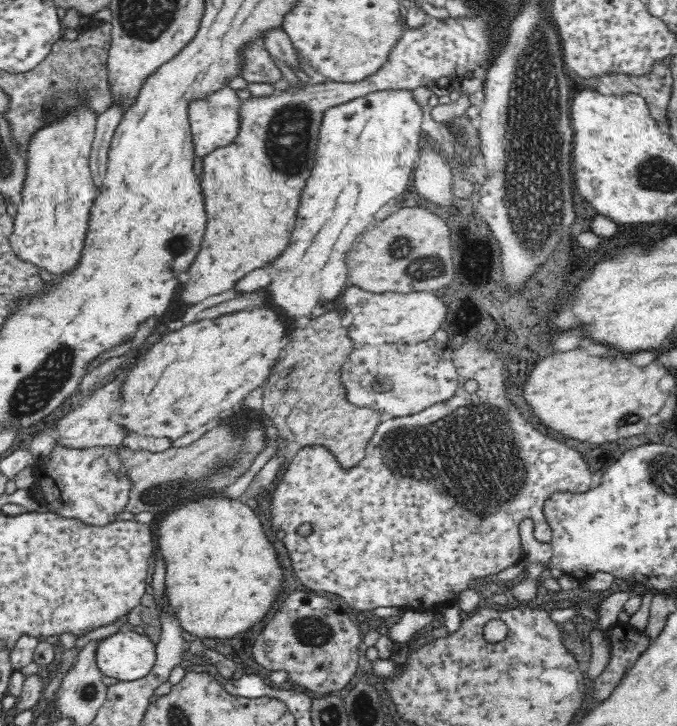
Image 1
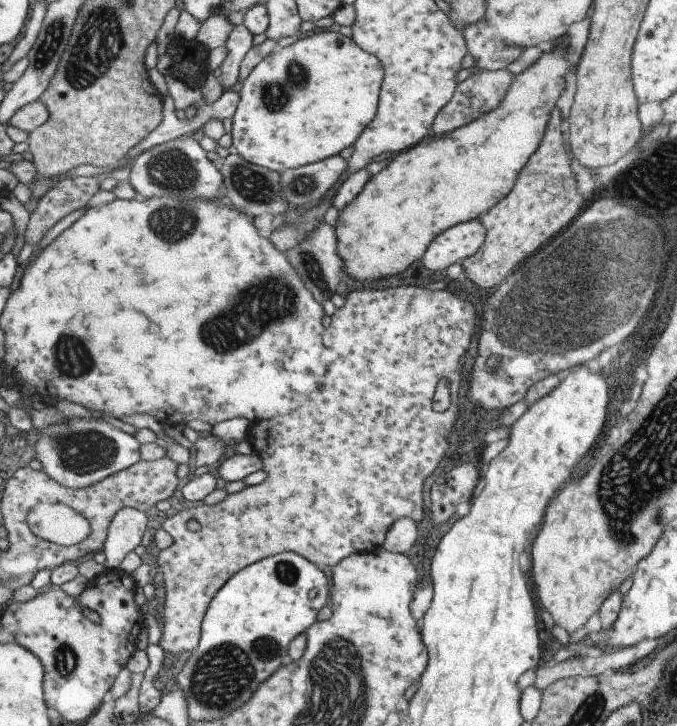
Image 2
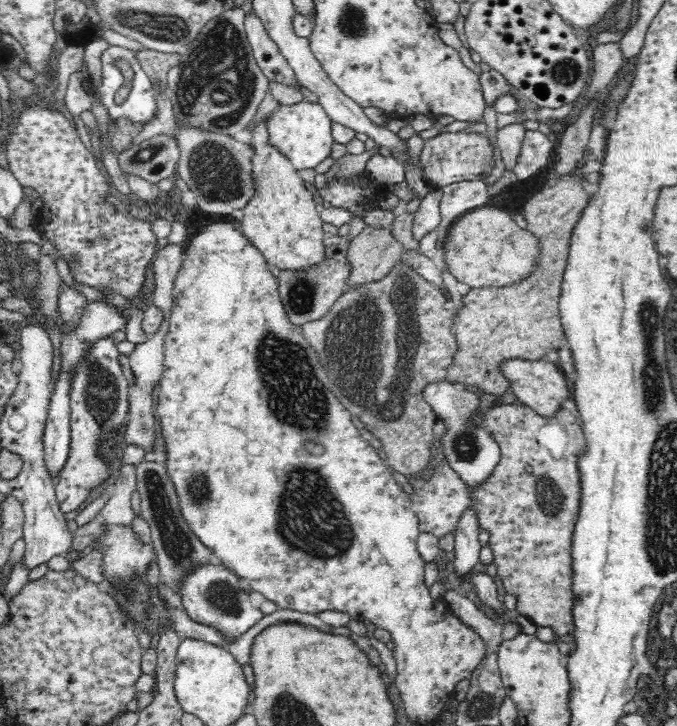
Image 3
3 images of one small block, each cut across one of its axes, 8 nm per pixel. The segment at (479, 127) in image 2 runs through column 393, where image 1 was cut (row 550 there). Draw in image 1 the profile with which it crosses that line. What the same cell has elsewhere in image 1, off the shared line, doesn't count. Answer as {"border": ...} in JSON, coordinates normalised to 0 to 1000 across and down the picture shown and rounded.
{"border":[[[319,678],[313,686],[298,686],[257,697],[245,713],[230,719],[230,760],[239,766],[245,780],[245,824],[275,871],[292,879],[343,879],[372,860],[387,854],[399,843],[399,832],[417,813],[417,785],[408,774],[408,755],[393,741],[393,733],[360,689],[343,689],[331,678]]]}

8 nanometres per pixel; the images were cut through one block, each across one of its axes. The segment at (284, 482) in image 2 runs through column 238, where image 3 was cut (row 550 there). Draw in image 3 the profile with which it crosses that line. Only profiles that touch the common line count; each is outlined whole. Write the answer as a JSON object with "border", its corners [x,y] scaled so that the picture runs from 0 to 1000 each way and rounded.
{"border":[[[721,559],[721,565],[715,565],[715,576],[718,576],[718,590],[727,595],[730,603],[736,603],[736,614],[742,617],[742,636],[733,645],[730,656],[724,658],[724,664],[703,678],[706,689],[709,689],[709,702],[712,702],[712,730],[721,730],[724,738],[724,755],[730,758],[730,771],[736,780],[736,793],[742,796],[742,807],[747,810],[747,815],[762,818],[765,821],[765,843],[771,848],[777,848],[780,854],[786,854],[792,862],[812,862],[818,868],[818,873],[824,876],[848,876],[851,879],[851,848],[848,840],[854,835],[854,815],[851,815],[851,782],[848,782],[848,741],[854,733],[854,719],[860,719],[860,694],[863,694],[863,667],[860,667],[860,631],[866,631],[869,623],[869,609],[866,609],[866,595],[854,587],[854,576],[848,576],[848,570],[842,570],[839,565],[830,565],[830,570],[824,570],[824,576],[818,579],[806,579],[801,576],[795,567],[777,562],[777,559]]]}

